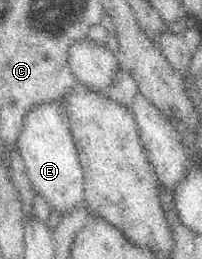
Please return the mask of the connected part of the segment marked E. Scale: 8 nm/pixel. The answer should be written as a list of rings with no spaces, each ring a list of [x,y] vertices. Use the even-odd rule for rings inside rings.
[[[51,100],[34,107],[24,121],[24,131],[16,145],[24,161],[27,182],[31,184],[34,193],[39,193],[56,214],[72,212],[84,199],[84,178],[68,125],[60,115],[60,105]]]

